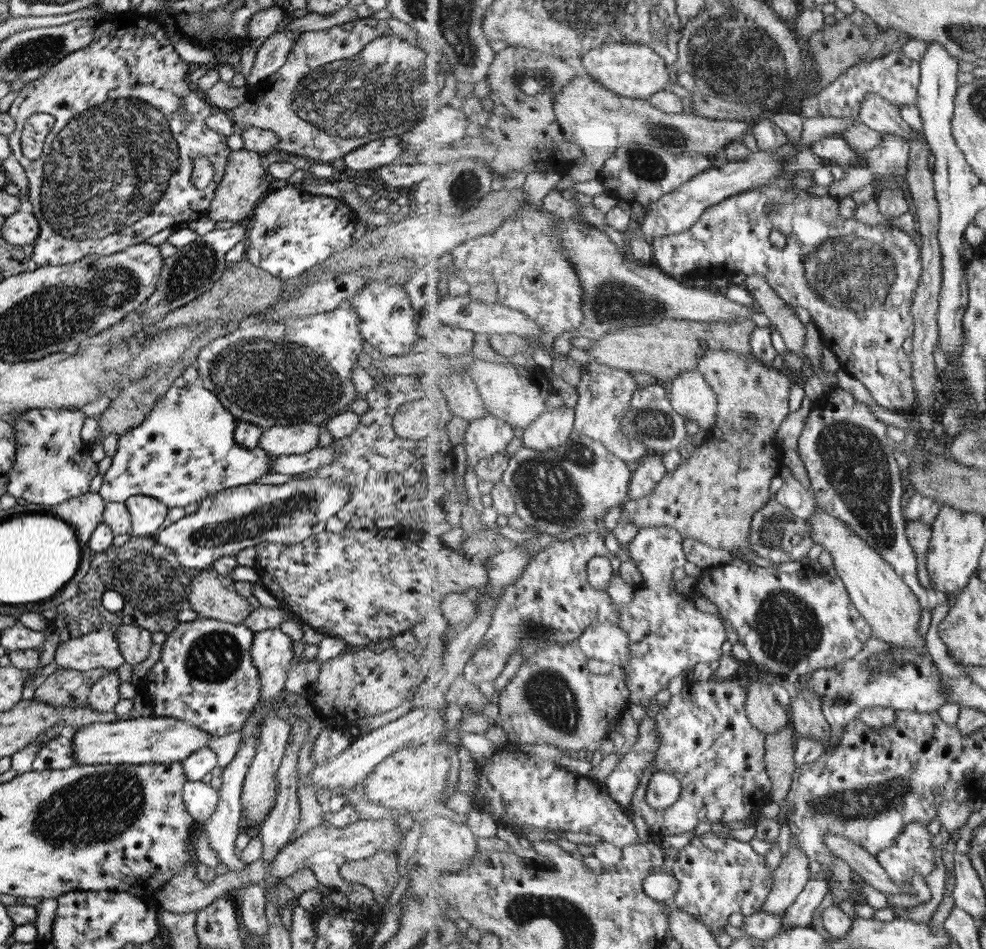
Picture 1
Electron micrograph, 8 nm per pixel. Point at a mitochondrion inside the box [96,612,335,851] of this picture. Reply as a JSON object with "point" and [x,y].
{"point":[212,658]}

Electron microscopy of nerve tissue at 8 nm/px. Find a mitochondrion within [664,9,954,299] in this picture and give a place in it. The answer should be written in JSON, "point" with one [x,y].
{"point":[735,55]}

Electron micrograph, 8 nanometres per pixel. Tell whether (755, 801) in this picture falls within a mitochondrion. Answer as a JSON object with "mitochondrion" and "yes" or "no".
{"mitochondrion":"no"}

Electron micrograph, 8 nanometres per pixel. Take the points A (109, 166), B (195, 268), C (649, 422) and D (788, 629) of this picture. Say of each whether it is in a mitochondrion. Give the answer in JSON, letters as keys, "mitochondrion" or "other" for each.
{"A":"mitochondrion","B":"mitochondrion","C":"mitochondrion","D":"mitochondrion"}

